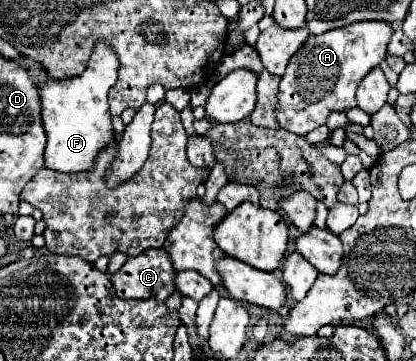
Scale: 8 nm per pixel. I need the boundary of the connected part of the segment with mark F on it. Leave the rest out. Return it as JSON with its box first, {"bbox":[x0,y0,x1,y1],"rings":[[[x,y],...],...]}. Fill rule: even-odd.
{"bbox":[41,40,117,174],"rings":[[[103,40],[103,48],[93,50],[89,66],[81,76],[65,82],[57,82],[51,78],[41,86],[41,116],[47,132],[45,168],[63,174],[93,170],[97,154],[107,148],[115,138],[107,94],[109,88],[117,82],[117,70],[117,54],[109,46],[109,42]]]}

